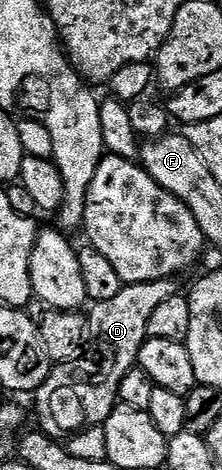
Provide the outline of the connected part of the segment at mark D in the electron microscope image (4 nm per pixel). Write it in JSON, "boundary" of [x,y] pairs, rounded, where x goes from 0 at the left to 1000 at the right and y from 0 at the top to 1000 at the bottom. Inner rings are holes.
{"boundary":[[[766,591],[572,604],[545,611],[518,634],[419,647],[396,666],[401,713],[392,747],[351,766],[243,779],[194,821],[158,836],[167,849],[167,894],[189,913],[243,932],[306,932],[405,906],[468,904],[473,894],[532,866],[536,813],[554,796],[617,770],[617,755],[644,728],[671,715],[662,685],[716,643],[802,628],[802,598]]]}

